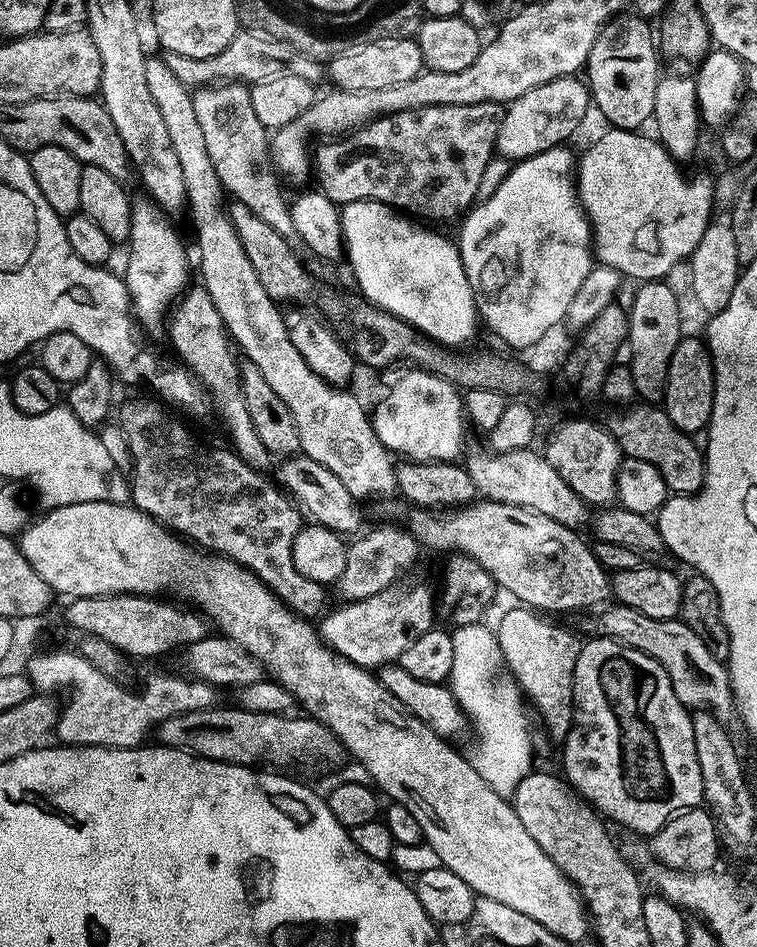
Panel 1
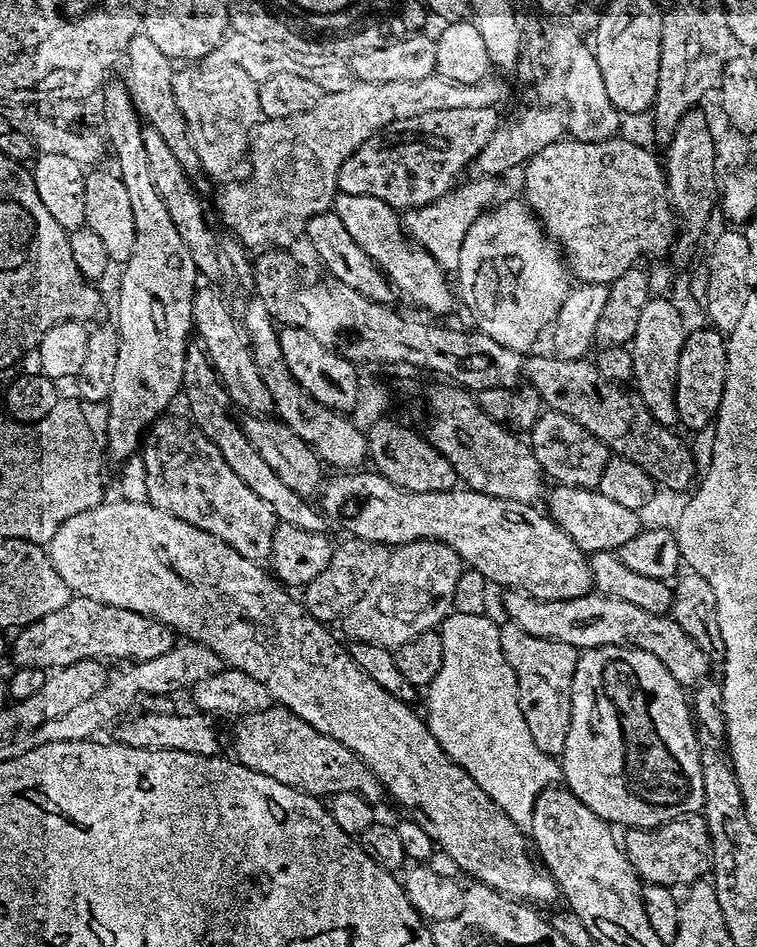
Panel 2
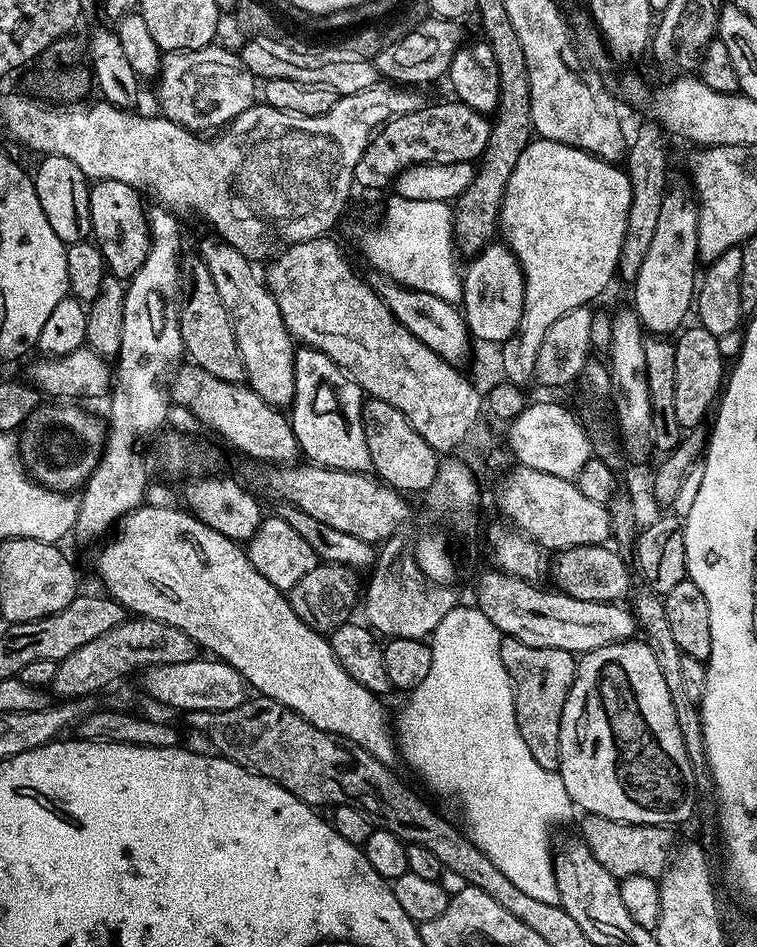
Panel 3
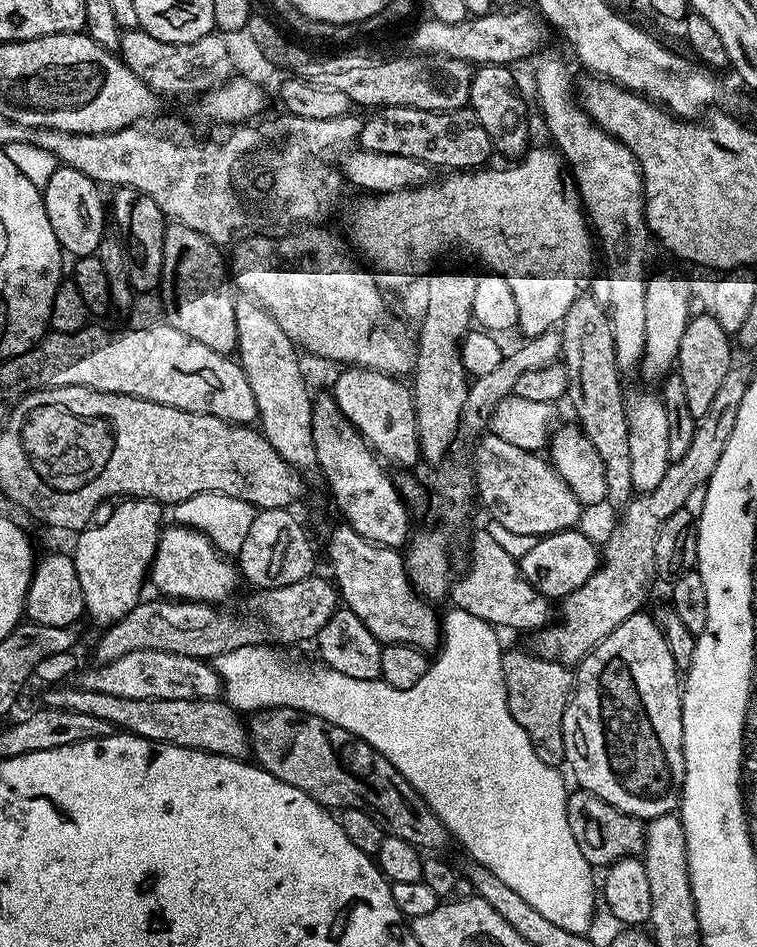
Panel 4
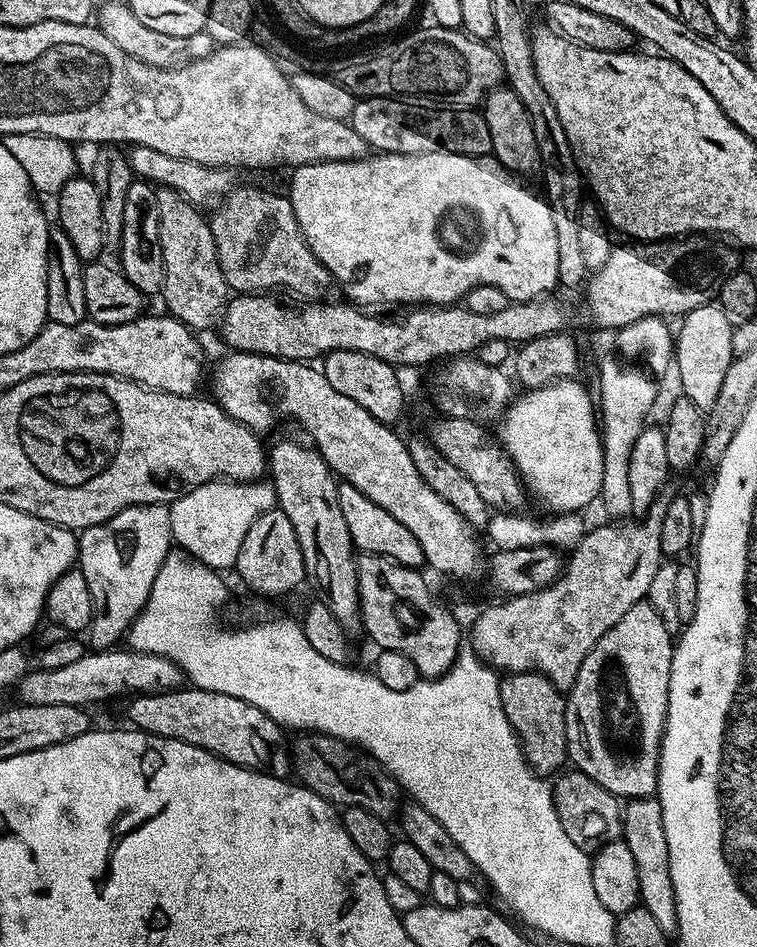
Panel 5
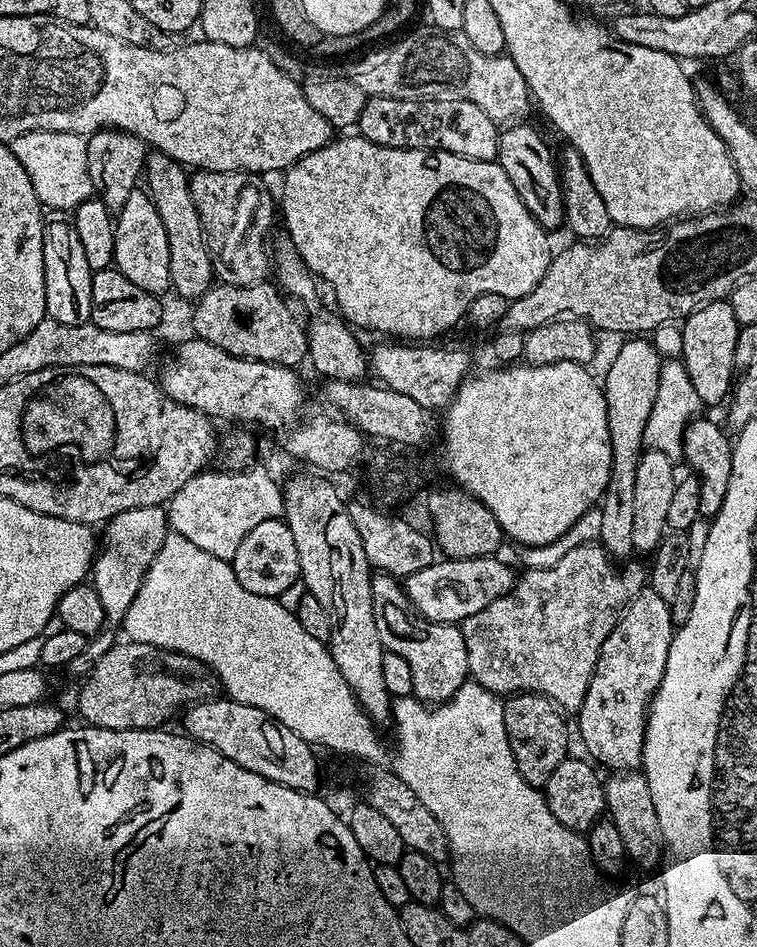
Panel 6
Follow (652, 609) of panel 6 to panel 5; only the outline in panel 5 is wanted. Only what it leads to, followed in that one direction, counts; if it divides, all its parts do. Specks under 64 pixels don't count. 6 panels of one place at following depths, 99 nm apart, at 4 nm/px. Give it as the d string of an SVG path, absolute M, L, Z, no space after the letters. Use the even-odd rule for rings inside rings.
M647 602L630 606L630 610L626 610L626 614L622 614L622 618L618 618L614 627L606 634L602 634L602 638L598 638L598 642L592 647L590 654L586 654L586 658L578 670L578 678L566 692L566 703L564 705L566 710L566 738L568 739L568 755L571 763L576 763L573 765L579 771L585 772L590 778L594 778L594 782L598 782L598 786L606 786L606 790L610 790L610 794L623 798L625 801L642 800L656 796L656 783L660 773L660 743L664 737L664 723L668 713L668 687L670 686L673 647L674 636L667 632L662 618L658 616L658 611L655 610L654 606Z

